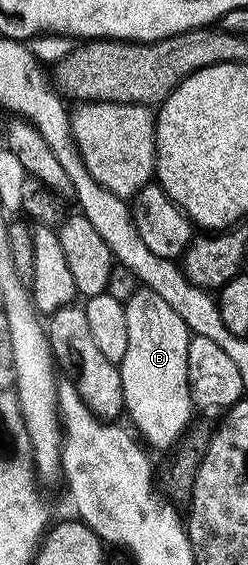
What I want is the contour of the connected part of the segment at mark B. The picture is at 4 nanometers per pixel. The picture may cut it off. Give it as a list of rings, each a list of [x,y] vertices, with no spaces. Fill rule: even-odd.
[[[139,288],[125,303],[127,352],[119,363],[125,414],[137,425],[136,433],[150,447],[172,451],[190,429],[195,407],[187,380],[187,348],[191,331],[179,315],[153,290]]]

